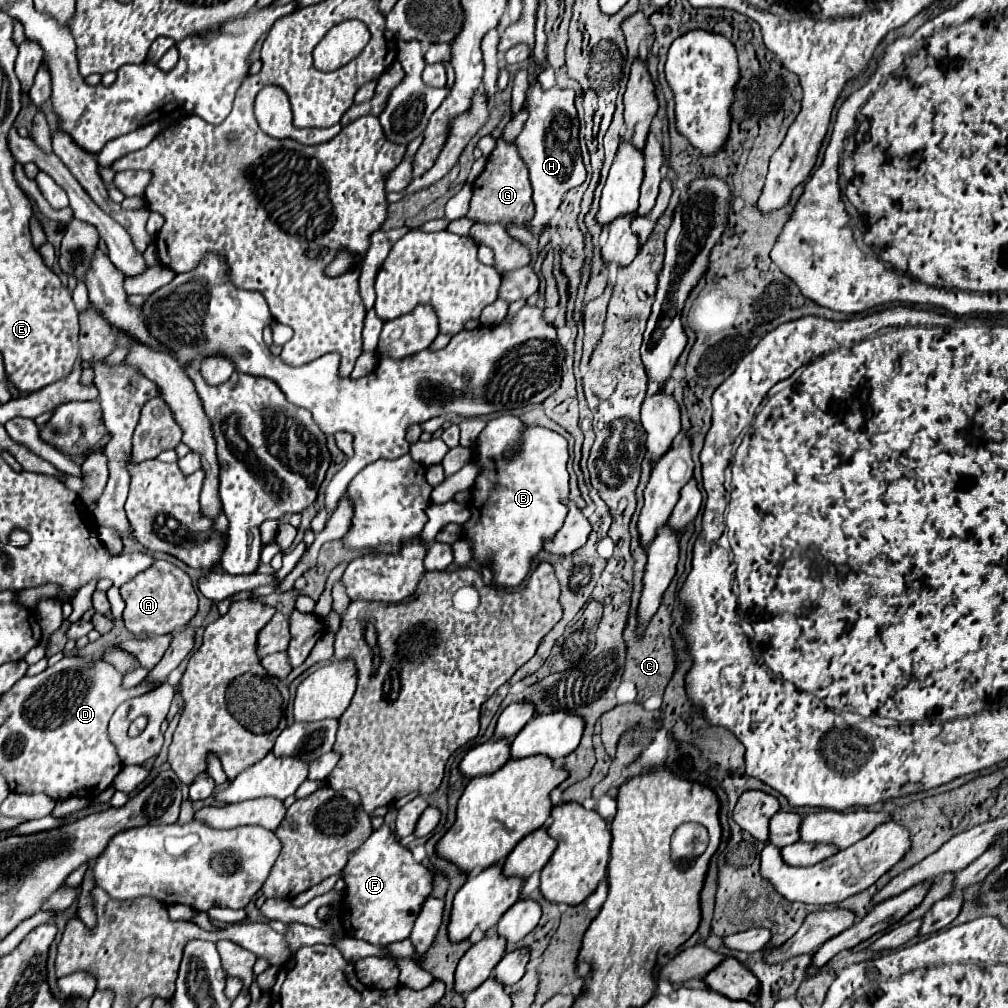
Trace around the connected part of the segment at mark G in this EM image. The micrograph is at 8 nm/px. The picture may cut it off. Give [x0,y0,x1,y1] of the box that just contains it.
[467,138,535,228]

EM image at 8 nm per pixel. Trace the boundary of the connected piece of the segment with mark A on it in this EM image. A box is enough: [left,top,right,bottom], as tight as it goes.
[119,560,197,636]

